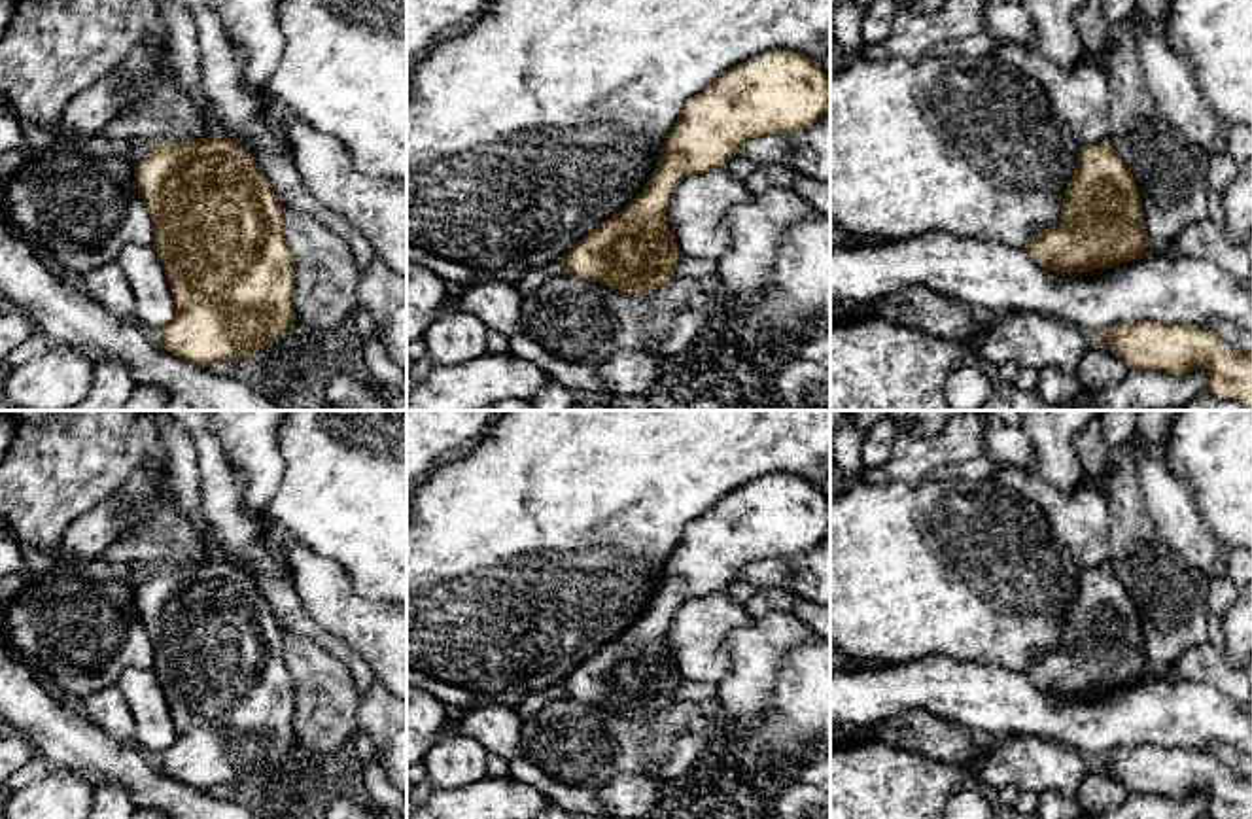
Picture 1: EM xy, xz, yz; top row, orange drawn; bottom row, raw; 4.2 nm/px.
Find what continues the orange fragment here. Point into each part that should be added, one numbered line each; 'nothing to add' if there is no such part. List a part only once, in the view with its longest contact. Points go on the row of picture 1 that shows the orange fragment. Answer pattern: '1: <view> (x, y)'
nothing to add

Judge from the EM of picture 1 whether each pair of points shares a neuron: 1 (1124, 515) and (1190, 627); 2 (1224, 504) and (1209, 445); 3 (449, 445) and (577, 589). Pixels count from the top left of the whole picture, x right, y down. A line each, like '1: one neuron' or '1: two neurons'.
1: one neuron
2: one neuron
3: two neurons

